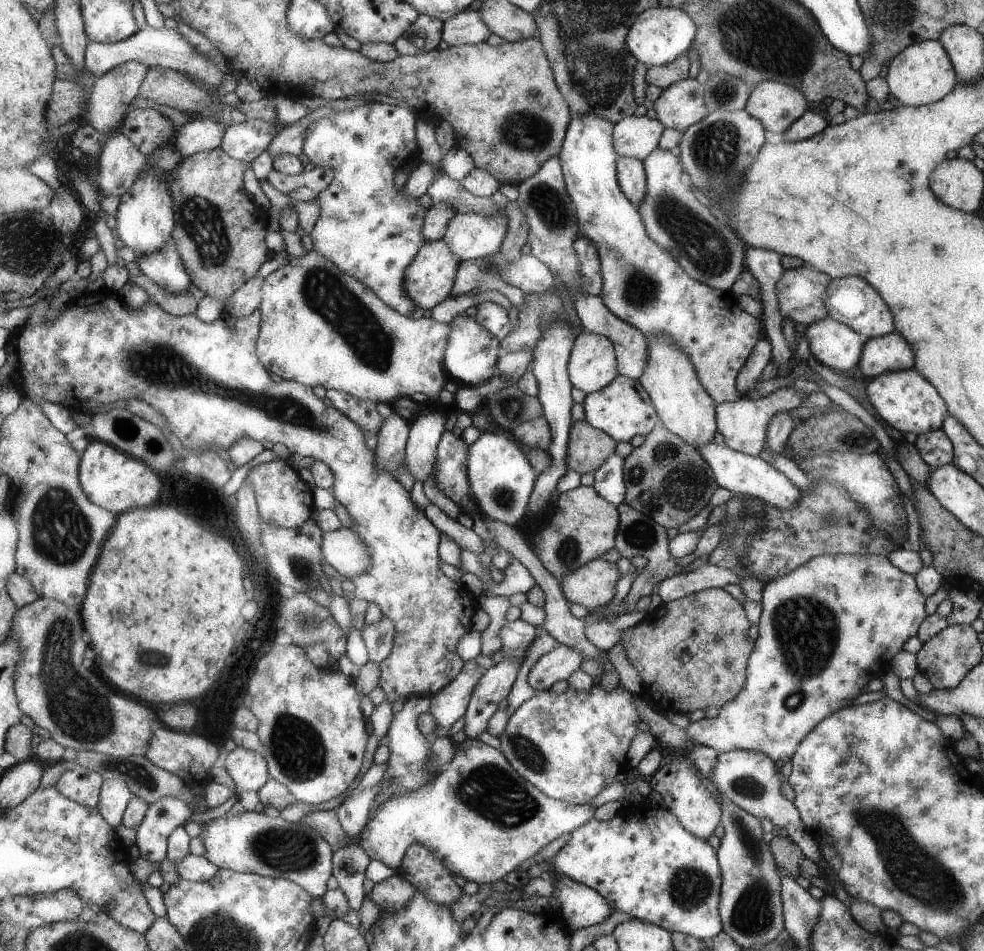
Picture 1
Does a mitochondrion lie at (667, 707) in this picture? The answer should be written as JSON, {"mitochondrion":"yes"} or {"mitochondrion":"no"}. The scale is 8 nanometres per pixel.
{"mitochondrion":"no"}

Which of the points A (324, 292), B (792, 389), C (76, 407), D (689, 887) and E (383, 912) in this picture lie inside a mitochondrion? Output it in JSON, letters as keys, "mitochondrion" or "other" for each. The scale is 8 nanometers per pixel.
{"A":"mitochondrion","B":"other","C":"other","D":"mitochondrion","E":"other"}

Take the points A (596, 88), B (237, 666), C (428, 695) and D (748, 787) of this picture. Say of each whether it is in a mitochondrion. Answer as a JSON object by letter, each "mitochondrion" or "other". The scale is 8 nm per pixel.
{"A":"mitochondrion","B":"other","C":"other","D":"mitochondrion"}

